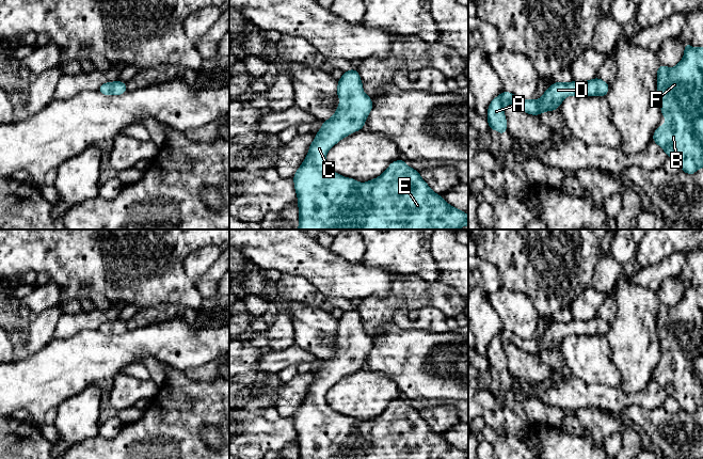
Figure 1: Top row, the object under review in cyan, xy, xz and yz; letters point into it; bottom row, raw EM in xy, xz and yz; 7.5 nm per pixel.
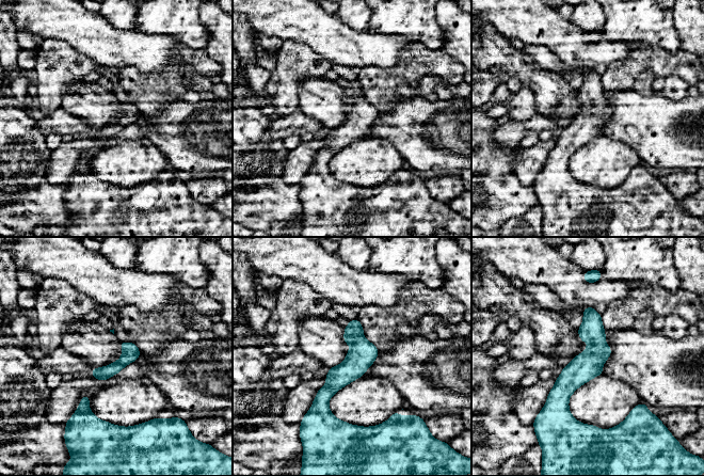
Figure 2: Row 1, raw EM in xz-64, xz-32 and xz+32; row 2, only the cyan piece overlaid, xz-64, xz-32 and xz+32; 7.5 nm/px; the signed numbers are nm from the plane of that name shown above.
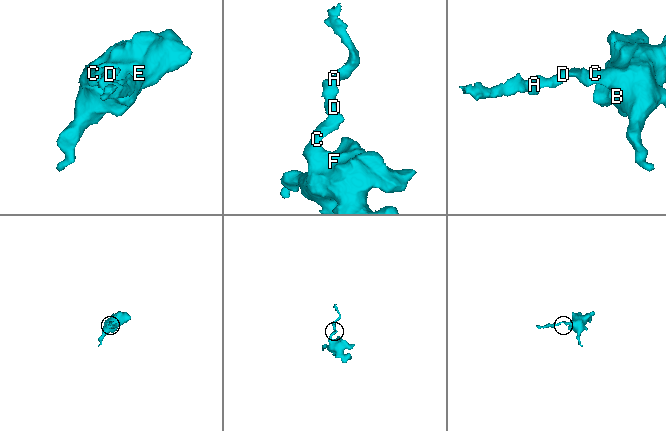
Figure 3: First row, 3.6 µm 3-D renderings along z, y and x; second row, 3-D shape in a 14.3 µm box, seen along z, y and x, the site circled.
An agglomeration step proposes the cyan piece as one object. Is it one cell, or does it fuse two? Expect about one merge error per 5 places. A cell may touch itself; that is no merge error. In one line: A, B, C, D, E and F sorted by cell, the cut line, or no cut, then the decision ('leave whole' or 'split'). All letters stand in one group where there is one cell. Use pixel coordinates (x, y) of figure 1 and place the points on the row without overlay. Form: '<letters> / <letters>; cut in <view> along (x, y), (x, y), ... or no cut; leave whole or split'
A B C D E F; no cut; leave whole

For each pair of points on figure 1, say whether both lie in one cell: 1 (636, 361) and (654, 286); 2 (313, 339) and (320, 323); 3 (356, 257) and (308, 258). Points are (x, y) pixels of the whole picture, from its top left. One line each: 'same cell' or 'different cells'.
1: different cells
2: same cell
3: different cells

